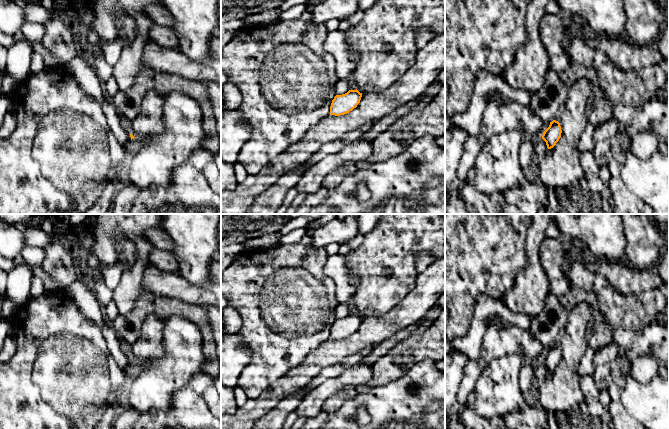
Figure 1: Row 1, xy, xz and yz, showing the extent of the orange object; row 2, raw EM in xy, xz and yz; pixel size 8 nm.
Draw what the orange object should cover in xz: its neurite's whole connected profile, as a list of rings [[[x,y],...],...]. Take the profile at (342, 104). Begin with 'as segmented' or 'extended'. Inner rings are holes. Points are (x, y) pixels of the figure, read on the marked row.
as segmented; [[[349,90],[342,95],[336,95],[330,106],[330,114],[340,116],[349,113],[360,103],[362,93],[356,90]]]

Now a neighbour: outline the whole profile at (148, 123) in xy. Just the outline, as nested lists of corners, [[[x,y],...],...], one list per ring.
[[[149,90],[145,94],[139,114],[131,121],[132,135],[135,138],[148,138],[164,132],[162,120],[164,94]]]

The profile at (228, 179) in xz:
[[[221,159],[221,192],[233,191],[237,185],[238,181],[234,173],[234,165],[228,164]]]

